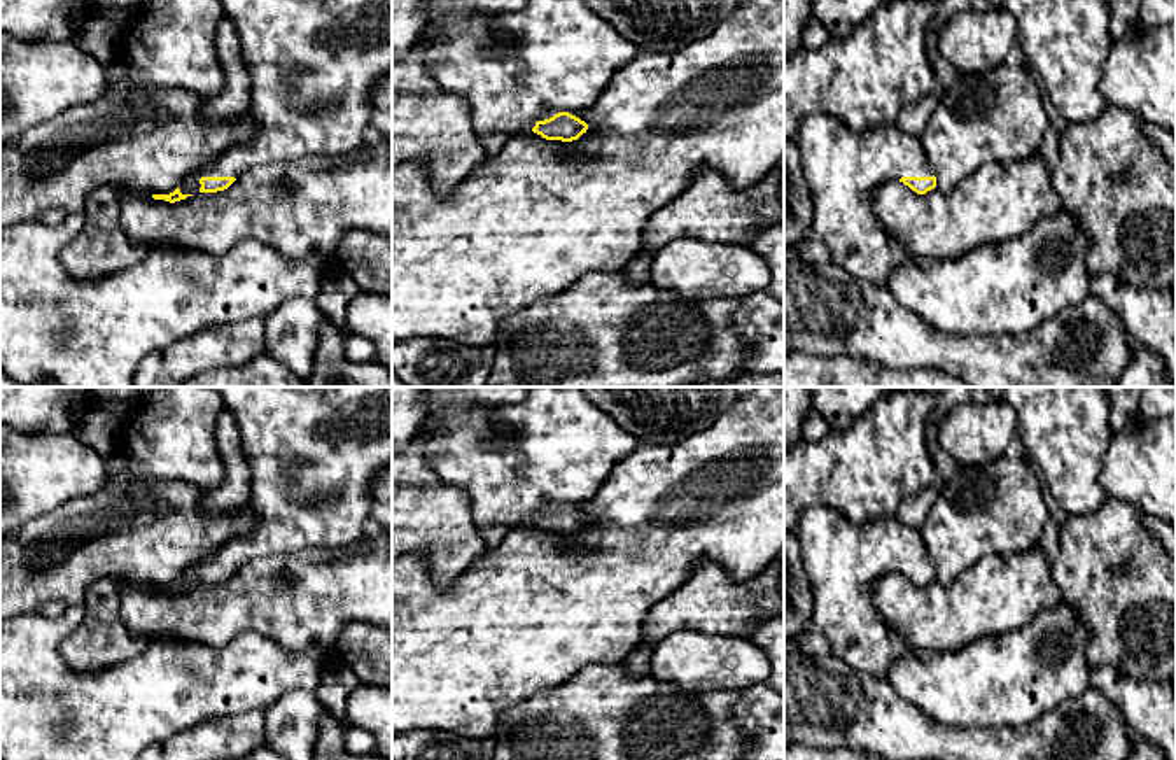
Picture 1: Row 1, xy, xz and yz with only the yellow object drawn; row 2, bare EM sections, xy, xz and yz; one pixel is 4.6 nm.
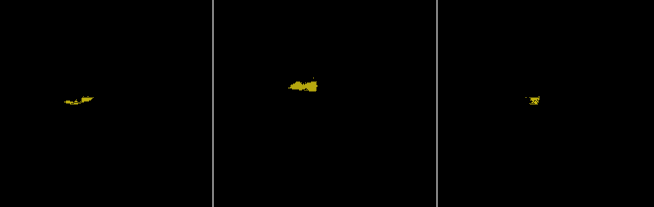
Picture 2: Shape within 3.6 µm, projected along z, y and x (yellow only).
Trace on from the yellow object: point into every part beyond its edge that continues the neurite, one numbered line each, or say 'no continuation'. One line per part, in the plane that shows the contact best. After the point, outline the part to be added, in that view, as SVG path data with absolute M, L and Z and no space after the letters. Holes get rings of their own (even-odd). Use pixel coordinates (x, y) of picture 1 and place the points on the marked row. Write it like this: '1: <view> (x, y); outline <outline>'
1: xy (314, 65); outline M217 0L226 16L234 23L242 56L252 82L248 116L254 119L252 137L238 145L228 147L214 163L192 173L178 187L182 194L198 194L201 177L238 177L257 165L292 161L304 156L343 158L355 152L371 138L373 91L387 77L392 77L392 0Z

